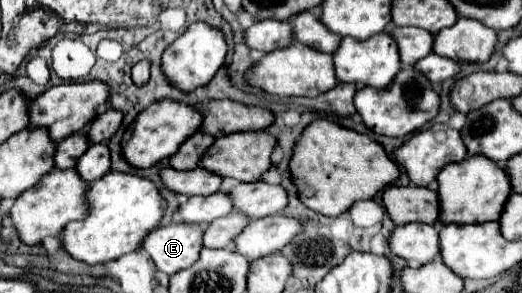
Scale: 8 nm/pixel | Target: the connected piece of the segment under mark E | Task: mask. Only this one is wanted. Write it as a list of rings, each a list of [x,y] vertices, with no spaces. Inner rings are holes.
[[[171,223],[151,231],[141,245],[161,273],[173,275],[191,267],[199,259],[203,227],[187,223]]]

